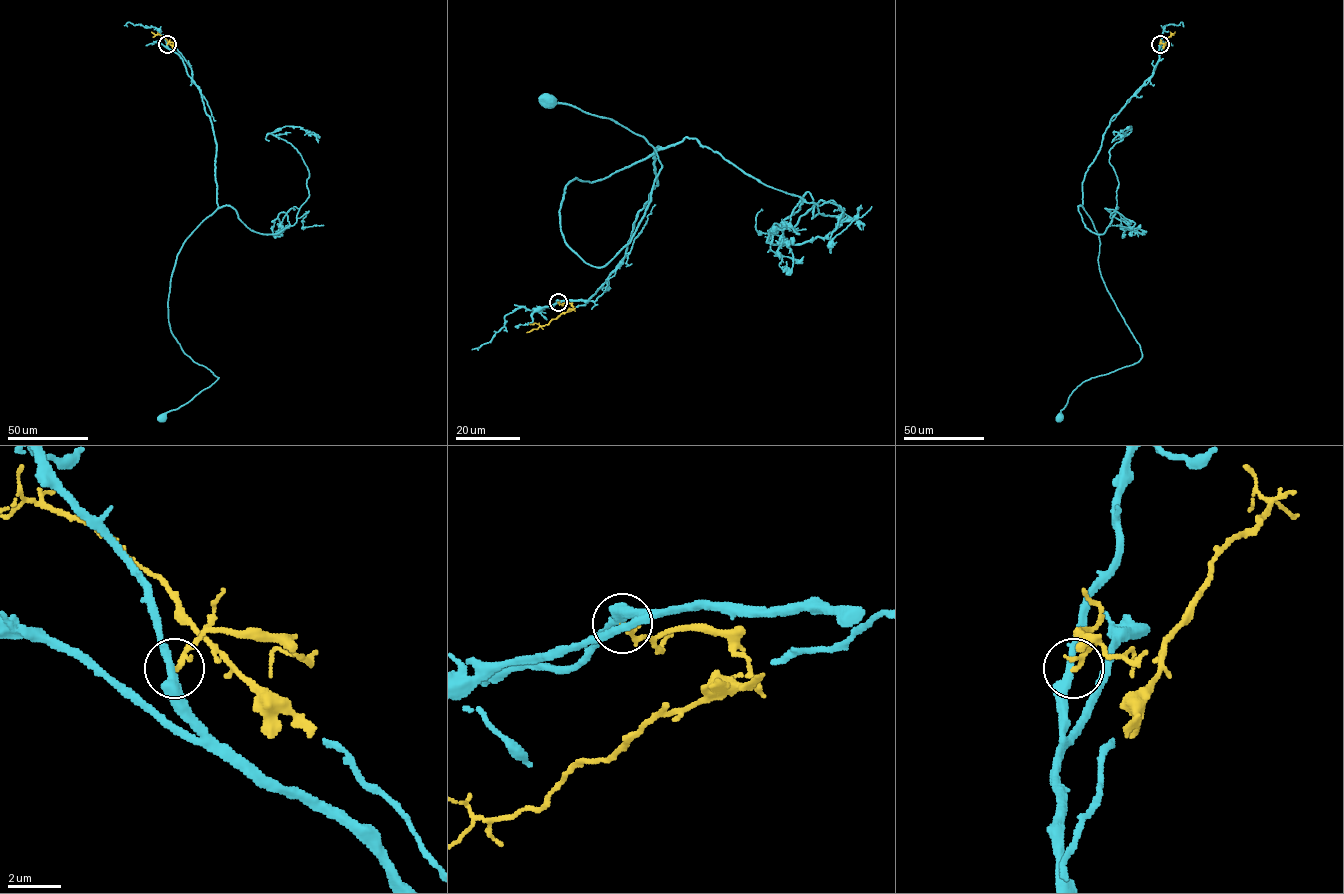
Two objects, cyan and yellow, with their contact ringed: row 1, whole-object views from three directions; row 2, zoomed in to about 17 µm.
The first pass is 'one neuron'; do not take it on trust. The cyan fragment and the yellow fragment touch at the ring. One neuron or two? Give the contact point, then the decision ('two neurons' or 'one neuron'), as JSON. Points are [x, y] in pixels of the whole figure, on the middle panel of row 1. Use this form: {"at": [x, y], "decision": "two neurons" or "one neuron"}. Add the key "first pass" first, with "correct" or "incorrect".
{"first pass": "correct", "at": [558, 302], "decision": "one neuron"}

